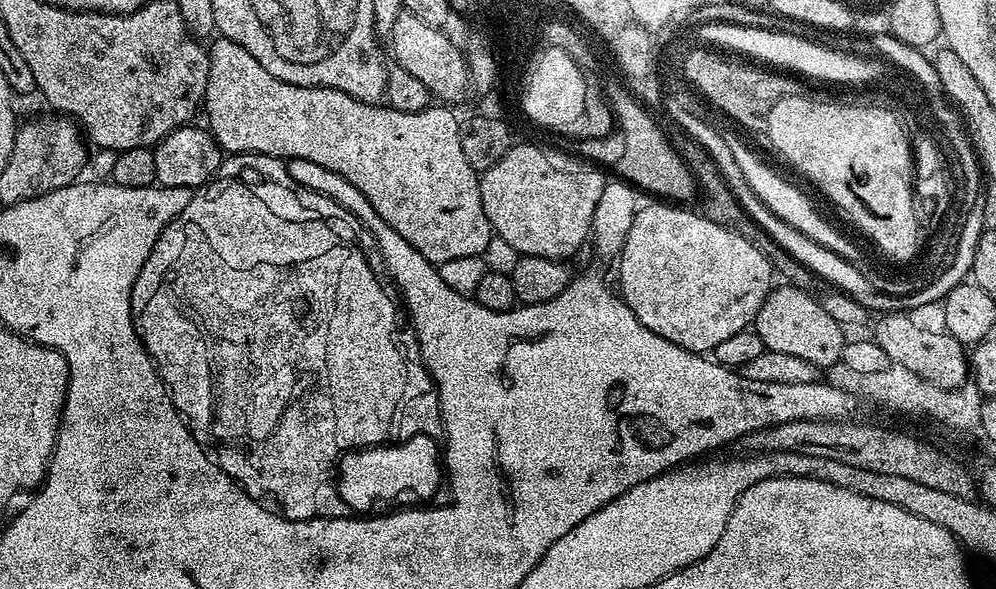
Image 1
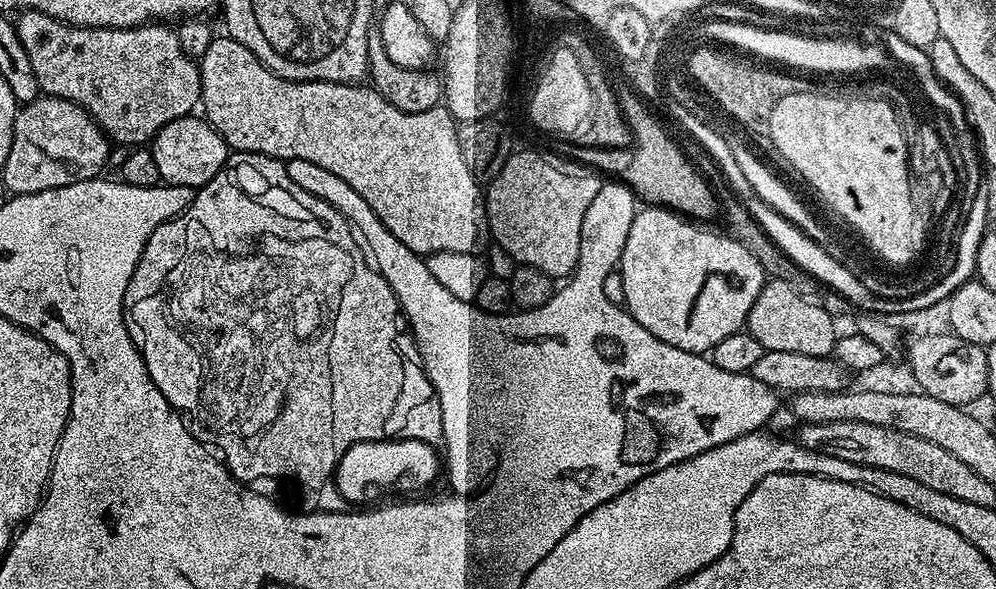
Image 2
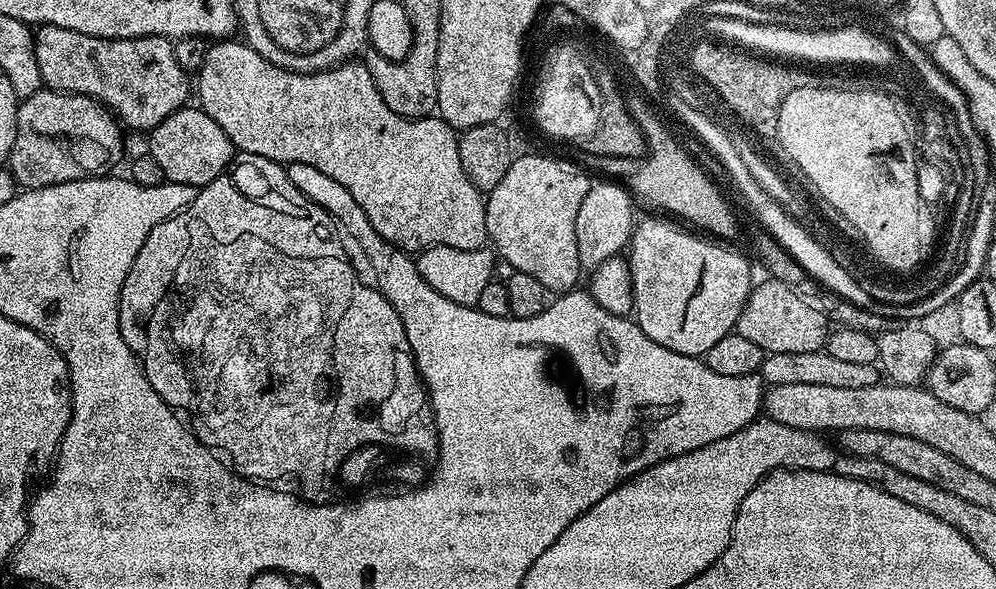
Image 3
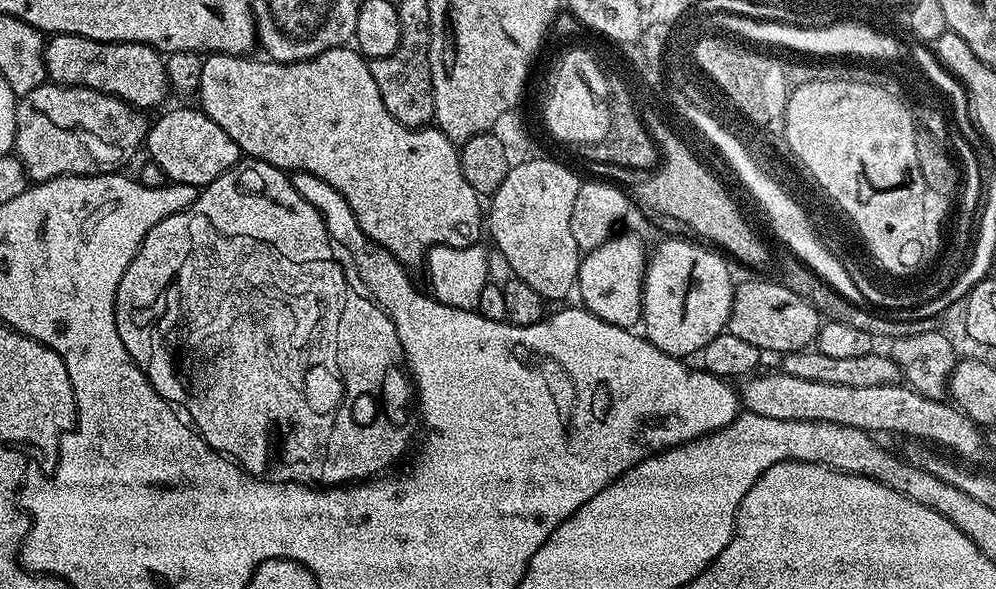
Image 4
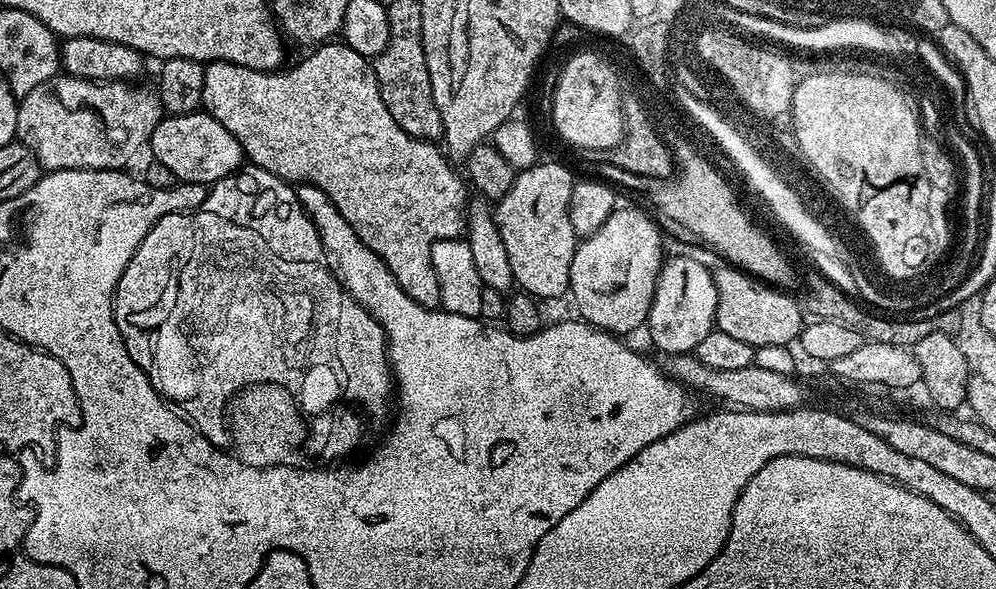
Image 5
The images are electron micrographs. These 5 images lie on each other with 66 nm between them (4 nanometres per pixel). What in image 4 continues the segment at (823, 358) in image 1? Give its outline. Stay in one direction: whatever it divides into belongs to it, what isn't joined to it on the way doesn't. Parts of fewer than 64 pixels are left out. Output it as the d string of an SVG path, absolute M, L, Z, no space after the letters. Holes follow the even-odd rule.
M748 280L745 284L736 284L726 330L750 342L750 346L758 346L764 354L803 352L820 332L821 314L813 304L806 302L806 298L798 298L798 294L794 294L794 290L790 290L783 282L773 280Z

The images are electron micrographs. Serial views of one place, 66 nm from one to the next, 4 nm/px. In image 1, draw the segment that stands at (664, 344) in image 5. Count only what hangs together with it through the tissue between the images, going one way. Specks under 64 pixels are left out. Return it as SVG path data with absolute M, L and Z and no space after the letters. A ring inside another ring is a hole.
M648 202L648 204L637 211L634 218L634 226L630 226L630 234L626 234L626 242L618 253L618 261L620 260L620 288L619 295L628 303L630 310L634 310L634 314L638 318L638 322L642 322L642 326L646 326L650 330L654 330L654 334L658 334L662 338L666 338L670 342L674 342L678 346L682 346L691 352L699 352L701 354L711 353L718 346L718 342L723 342L725 338L730 338L734 334L745 331L755 321L758 310L762 310L762 302L766 302L769 292L774 287L774 269L772 263L762 255L756 247L750 242L746 242L746 238L742 238L738 233L726 230L722 226L718 226L714 222L710 222L699 211L687 212L687 207L673 206L668 202Z

